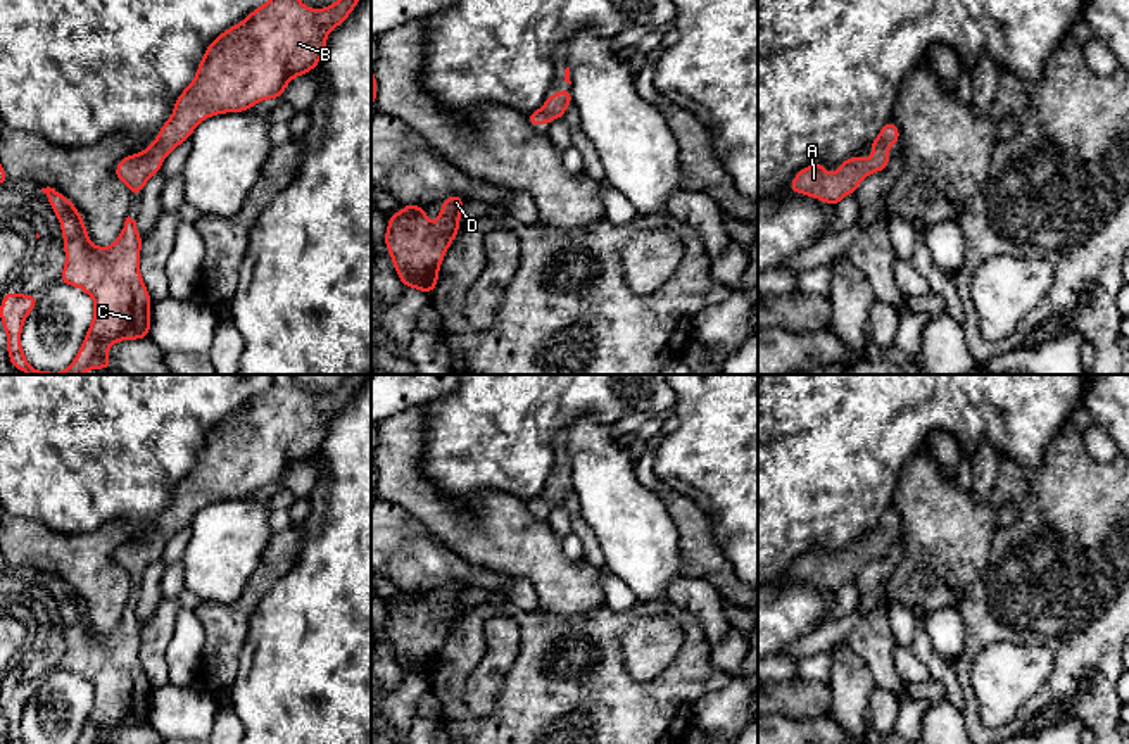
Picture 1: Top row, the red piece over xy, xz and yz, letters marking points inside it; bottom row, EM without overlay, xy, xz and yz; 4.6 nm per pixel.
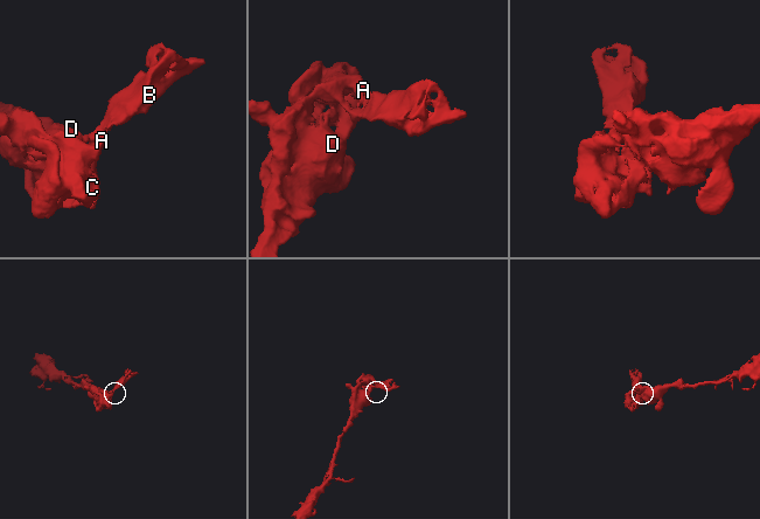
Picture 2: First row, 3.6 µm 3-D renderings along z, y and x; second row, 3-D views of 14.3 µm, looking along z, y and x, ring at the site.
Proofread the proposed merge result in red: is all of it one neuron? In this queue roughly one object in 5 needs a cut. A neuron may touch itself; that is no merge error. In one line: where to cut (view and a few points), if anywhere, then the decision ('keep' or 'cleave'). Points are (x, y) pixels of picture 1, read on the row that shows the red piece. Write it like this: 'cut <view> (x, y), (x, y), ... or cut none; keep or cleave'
cut none; keep

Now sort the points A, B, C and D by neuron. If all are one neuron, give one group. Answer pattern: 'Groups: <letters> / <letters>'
Groups: A B C D

